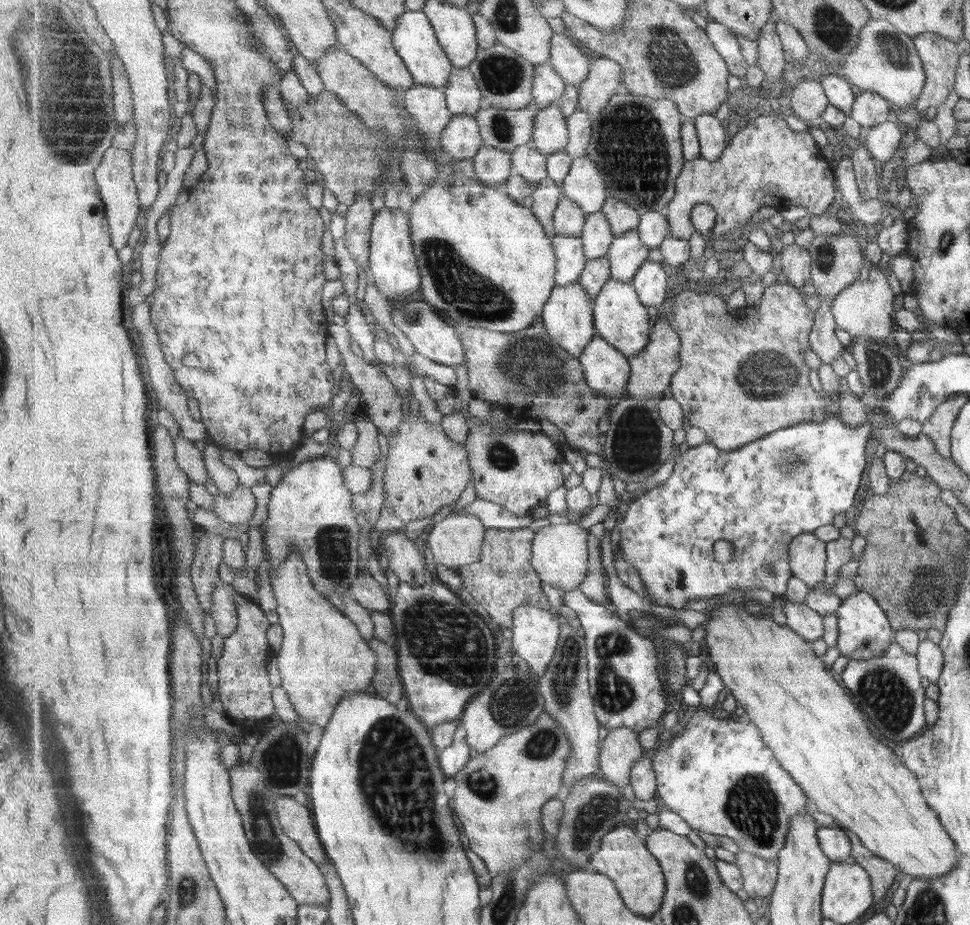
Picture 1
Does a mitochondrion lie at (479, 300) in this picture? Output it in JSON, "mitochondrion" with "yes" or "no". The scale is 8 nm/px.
{"mitochondrion":"yes"}

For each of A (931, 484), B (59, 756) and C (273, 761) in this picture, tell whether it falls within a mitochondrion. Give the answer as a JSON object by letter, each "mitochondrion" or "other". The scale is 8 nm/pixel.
{"A":"other","B":"other","C":"mitochondrion"}

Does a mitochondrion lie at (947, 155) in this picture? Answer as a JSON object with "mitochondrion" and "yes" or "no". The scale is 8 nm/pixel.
{"mitochondrion":"no"}

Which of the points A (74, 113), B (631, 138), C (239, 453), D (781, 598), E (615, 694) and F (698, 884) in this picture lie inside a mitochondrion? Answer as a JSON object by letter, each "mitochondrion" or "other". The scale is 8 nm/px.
{"A":"mitochondrion","B":"mitochondrion","C":"other","D":"other","E":"mitochondrion","F":"mitochondrion"}

